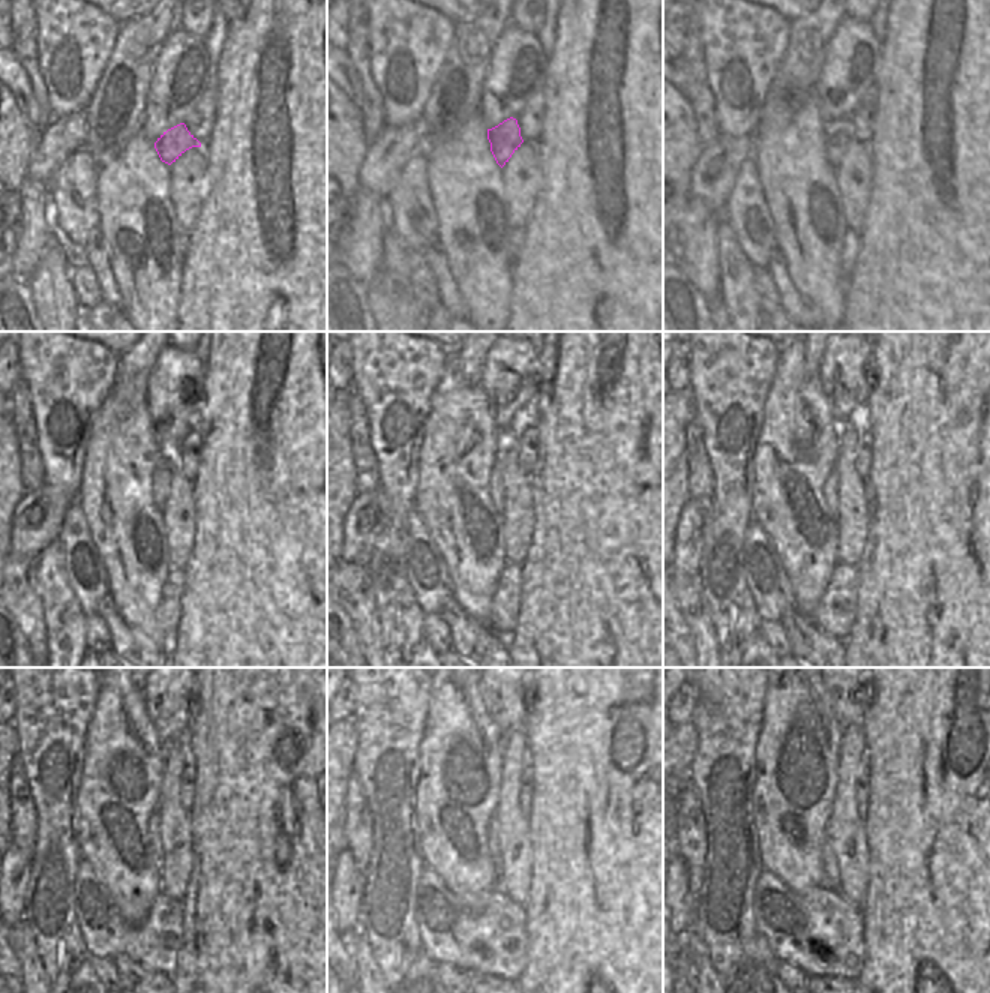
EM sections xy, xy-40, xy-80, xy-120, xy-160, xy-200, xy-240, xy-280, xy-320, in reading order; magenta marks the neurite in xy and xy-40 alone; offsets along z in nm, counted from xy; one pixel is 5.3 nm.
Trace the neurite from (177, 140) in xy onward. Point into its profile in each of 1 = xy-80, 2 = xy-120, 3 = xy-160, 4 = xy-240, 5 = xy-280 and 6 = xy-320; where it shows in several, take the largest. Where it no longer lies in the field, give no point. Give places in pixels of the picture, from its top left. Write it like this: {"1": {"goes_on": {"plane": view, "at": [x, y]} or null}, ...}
{"1": {"goes_on": {"plane": "xy-80", "at": [837, 134]}}, "2": {"goes_on": {"plane": "xy-120", "at": [162, 474]}}, "3": {"goes_on": {"plane": "xy-160", "at": [495, 482]}}, "4": {"goes_on": {"plane": "xy-240", "at": [153, 821]}}, "5": {"goes_on": {"plane": "xy-280", "at": [492, 843]}}, "6": {"goes_on": {"plane": "xy-320", "at": [828, 870]}}}

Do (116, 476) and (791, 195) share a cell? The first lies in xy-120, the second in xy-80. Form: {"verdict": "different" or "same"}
{"verdict": "same"}

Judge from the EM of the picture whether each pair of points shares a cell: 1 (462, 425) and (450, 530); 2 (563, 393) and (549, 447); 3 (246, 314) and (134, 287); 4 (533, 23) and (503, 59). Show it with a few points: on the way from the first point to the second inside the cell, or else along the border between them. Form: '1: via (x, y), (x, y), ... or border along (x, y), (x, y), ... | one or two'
1: via (458, 450), (453, 468), (453, 504) | one
2: via (563, 407), (563, 434) | one
3: border along (183, 263), (177, 315) | two
4: border along (510, 21), (534, 35) | two

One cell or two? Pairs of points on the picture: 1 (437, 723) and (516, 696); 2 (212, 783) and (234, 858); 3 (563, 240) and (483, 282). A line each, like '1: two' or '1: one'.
1: two
2: one
3: two

